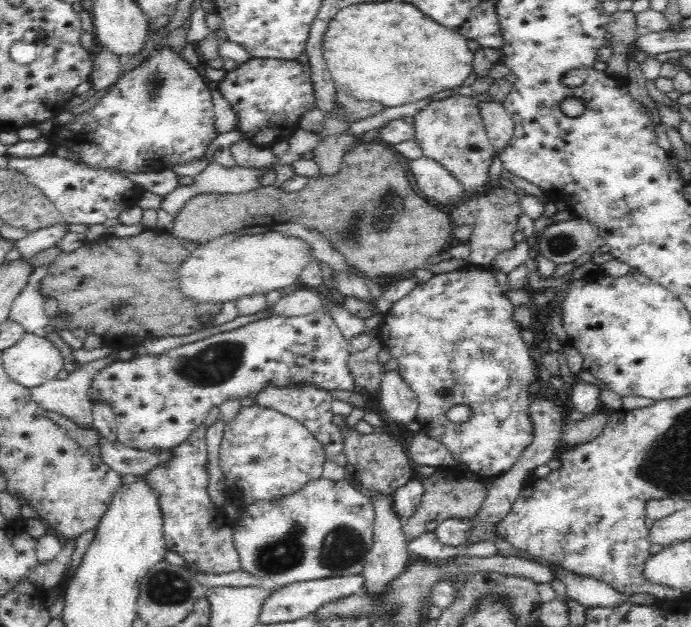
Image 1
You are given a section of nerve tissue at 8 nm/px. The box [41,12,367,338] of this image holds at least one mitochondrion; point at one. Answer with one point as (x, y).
(156, 83)

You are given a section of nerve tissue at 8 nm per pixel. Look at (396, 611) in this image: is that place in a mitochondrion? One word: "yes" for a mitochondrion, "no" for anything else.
yes

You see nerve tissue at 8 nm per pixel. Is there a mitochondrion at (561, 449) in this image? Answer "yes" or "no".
no

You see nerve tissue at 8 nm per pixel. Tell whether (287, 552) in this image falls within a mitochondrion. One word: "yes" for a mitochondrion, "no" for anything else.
yes

